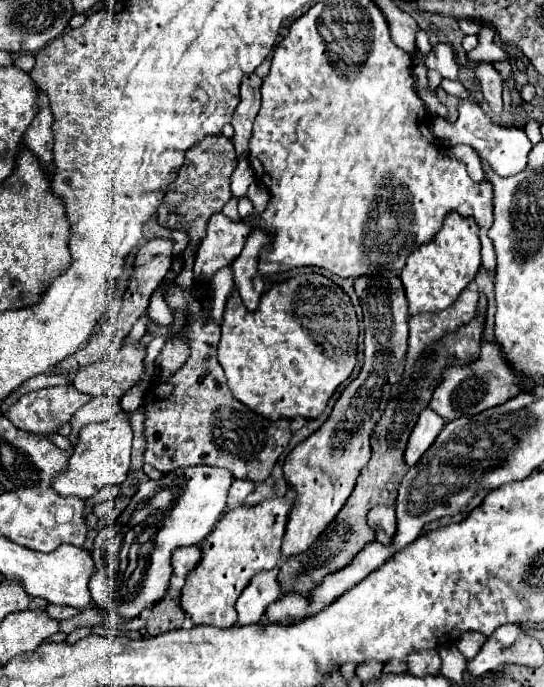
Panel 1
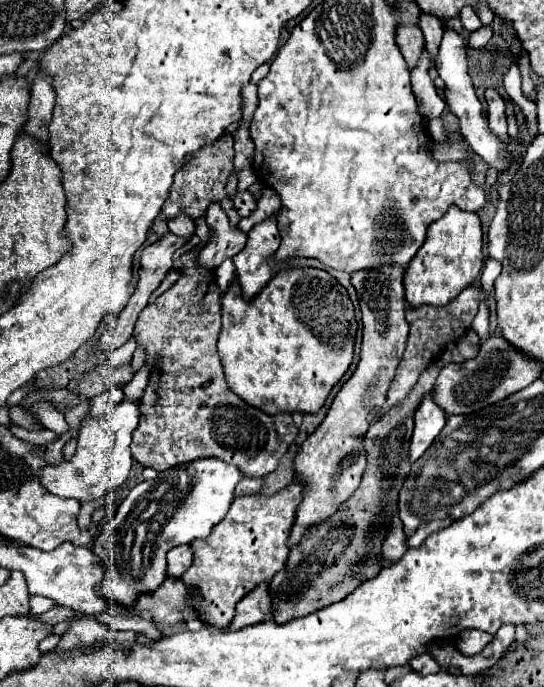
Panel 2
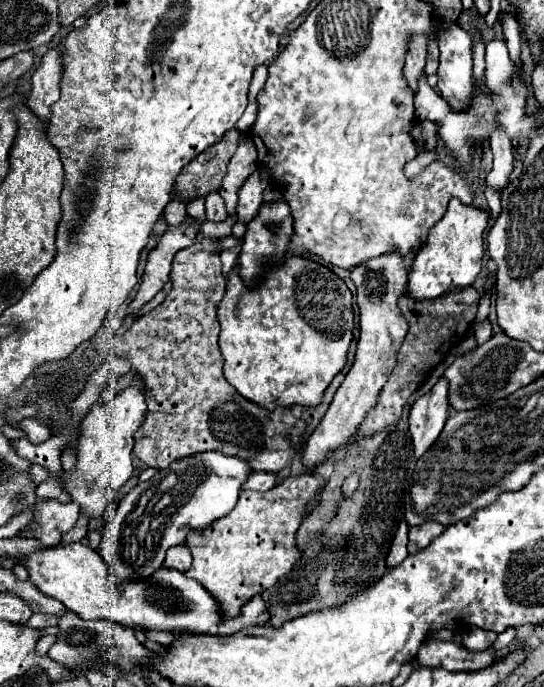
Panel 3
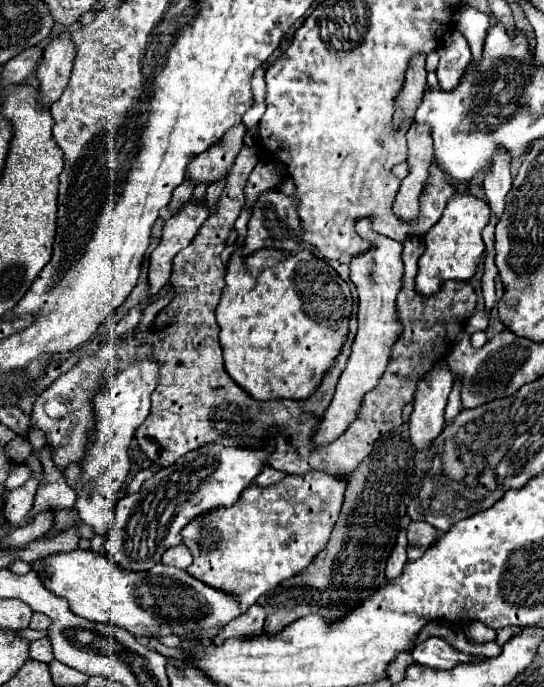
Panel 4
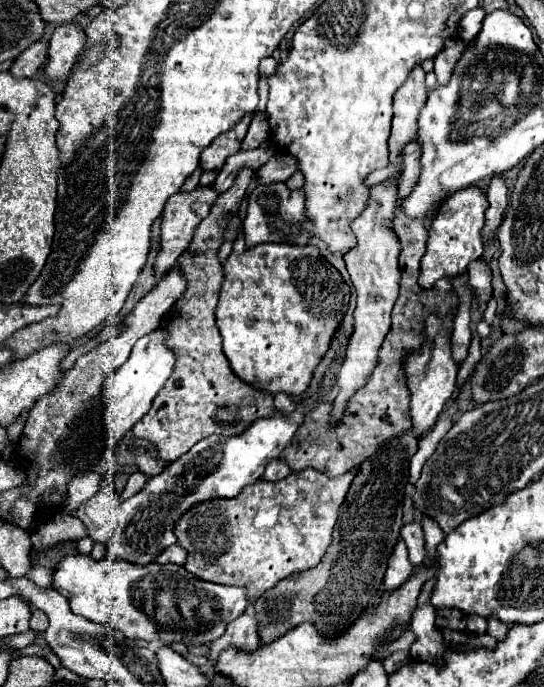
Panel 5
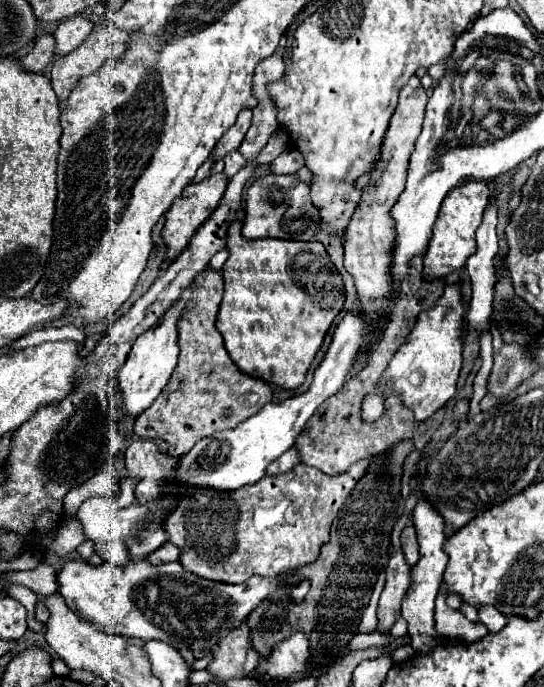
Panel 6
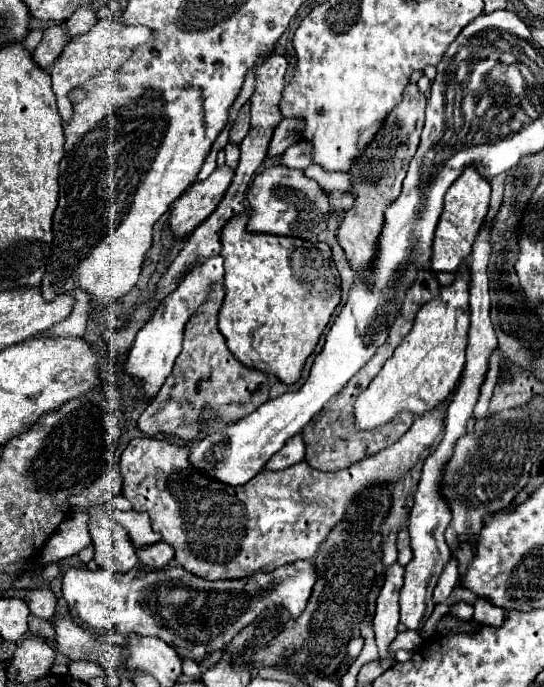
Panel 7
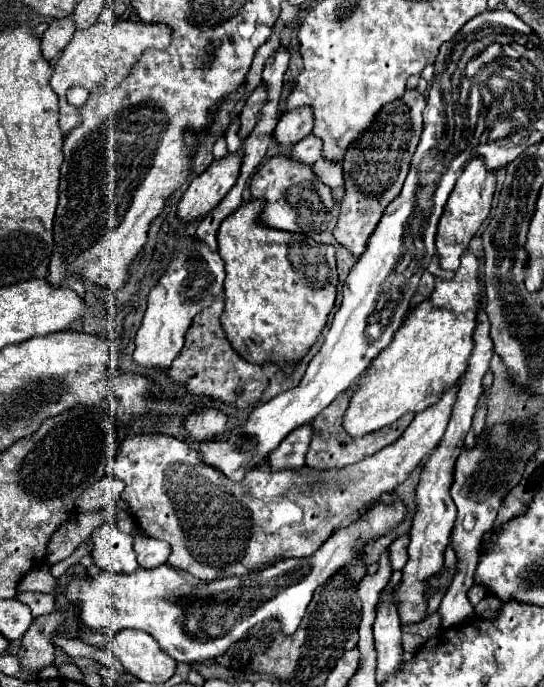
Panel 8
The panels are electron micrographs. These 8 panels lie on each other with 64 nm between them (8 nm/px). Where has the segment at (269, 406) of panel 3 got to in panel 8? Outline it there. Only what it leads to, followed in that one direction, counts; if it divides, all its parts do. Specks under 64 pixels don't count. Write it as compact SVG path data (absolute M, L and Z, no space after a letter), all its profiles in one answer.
M250 200L240 206L232 216L228 216L218 230L218 252L226 264L224 280L224 312L220 324L232 348L240 352L246 362L264 366L266 362L278 368L290 366L290 374L296 364L308 354L312 344L318 340L322 328L326 326L328 314L334 308L338 292L338 272L336 272L336 250L332 246L316 244L308 236L272 230L256 222L262 212L262 200Z

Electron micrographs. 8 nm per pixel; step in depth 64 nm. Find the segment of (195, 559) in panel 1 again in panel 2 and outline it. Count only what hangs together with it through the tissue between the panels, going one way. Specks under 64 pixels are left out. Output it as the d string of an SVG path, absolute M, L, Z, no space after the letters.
M176 546L168 552L168 576L176 576L176 580L182 578L182 574L192 566L194 554L190 546Z

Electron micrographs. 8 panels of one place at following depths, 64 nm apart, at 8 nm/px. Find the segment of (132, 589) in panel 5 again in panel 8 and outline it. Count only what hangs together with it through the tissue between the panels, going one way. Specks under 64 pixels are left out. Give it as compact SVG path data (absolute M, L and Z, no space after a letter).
M398 500L388 506L374 504L370 508L368 516L364 516L362 520L352 522L348 528L342 528L336 534L332 534L328 538L328 542L314 552L314 556L308 556L304 560L296 560L296 558L280 560L270 568L252 572L250 576L232 576L232 578L220 578L220 580L206 582L196 576L188 576L188 572L180 572L178 568L172 568L168 564L152 568L152 570L138 568L132 574L114 574L114 572L102 570L98 576L84 576L84 578L72 574L68 580L68 586L66 586L66 598L72 604L78 604L78 614L86 628L92 628L96 632L104 632L110 636L114 636L116 632L122 632L126 628L142 630L142 632L150 634L152 638L156 638L160 642L160 646L176 662L190 664L190 662L214 660L216 656L226 652L240 636L244 636L252 626L256 626L258 622L264 622L266 618L276 618L282 626L282 630L286 634L292 634L300 624L300 620L306 612L306 606L312 600L314 590L320 584L324 584L332 574L336 574L336 570L340 570L352 558L356 558L356 552L360 552L360 548L374 542L380 534L394 530L404 520L404 512L406 512L406 508Z

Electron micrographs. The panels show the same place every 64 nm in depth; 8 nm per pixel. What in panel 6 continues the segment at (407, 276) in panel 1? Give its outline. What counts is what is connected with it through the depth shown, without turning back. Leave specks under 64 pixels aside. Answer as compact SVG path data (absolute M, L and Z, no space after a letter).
M468 182L454 188L440 208L436 228L432 228L432 240L428 242L428 252L424 254L424 280L438 280L450 272L464 268L468 256L476 252L476 228L482 222L482 212L488 206L490 190L484 182Z

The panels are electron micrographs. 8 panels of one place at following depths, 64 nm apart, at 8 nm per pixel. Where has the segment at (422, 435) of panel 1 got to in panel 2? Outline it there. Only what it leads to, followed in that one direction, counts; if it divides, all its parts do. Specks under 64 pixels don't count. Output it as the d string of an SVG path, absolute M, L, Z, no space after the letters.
M432 392L426 394L414 416L414 434L410 440L410 456L408 456L412 462L416 462L430 448L430 444L440 434L444 424L446 424L444 412L434 404Z

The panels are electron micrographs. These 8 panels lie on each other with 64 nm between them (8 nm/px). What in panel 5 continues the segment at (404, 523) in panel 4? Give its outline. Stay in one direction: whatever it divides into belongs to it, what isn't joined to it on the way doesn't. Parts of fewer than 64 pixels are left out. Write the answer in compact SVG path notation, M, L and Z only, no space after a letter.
M400 540L388 560L388 570L386 570L386 576L384 576L384 590L386 592L392 592L396 590L406 578L410 578L412 574L412 564L408 560L408 550L404 540Z

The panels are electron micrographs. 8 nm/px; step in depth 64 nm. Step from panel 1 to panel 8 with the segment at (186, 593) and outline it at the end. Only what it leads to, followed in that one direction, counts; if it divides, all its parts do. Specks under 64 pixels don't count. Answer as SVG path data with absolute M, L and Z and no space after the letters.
M458 386L450 388L438 404L416 414L408 430L394 444L342 470L318 472L304 466L298 470L270 472L254 468L246 474L242 482L232 482L214 466L204 464L200 460L200 454L192 450L186 442L164 434L128 436L114 462L116 474L126 484L122 500L130 506L130 512L152 538L164 540L172 546L168 564L178 570L186 570L202 580L248 576L250 572L266 568L278 560L306 558L312 556L338 528L348 526L364 504L378 500L382 494L390 494L398 484L402 484L408 474L420 464L420 460L438 446L440 438L446 432L456 392Z

